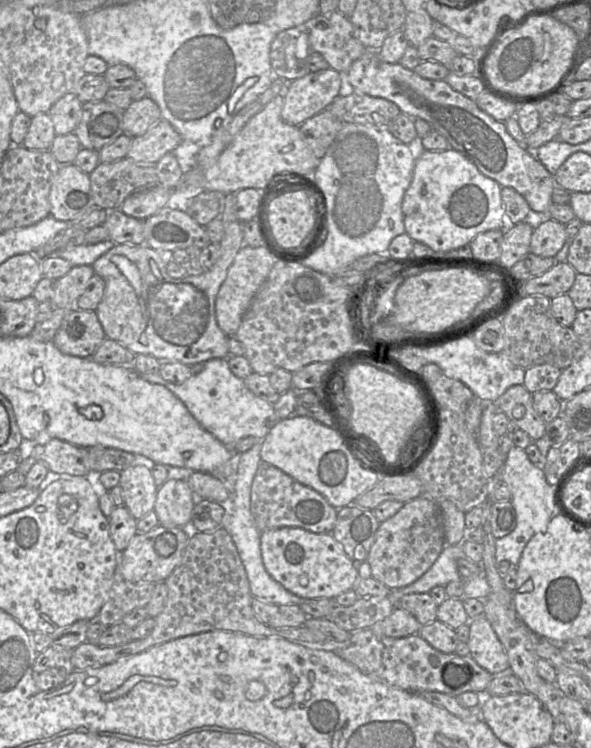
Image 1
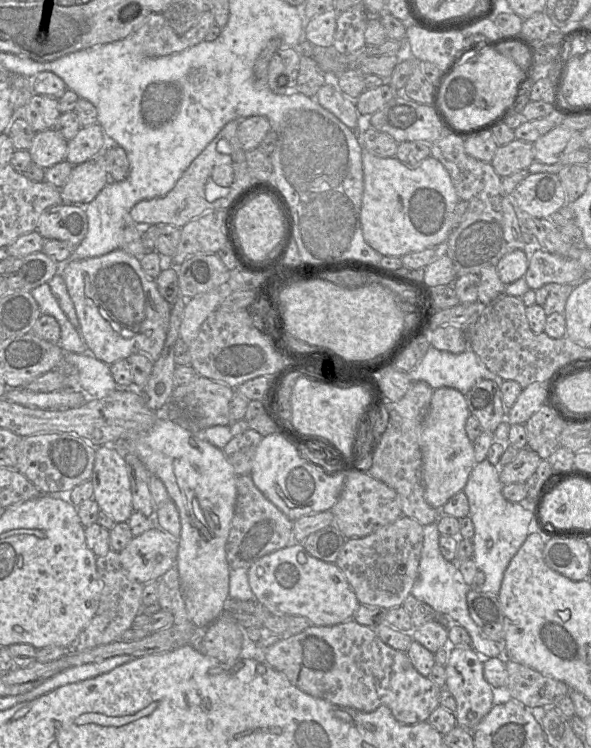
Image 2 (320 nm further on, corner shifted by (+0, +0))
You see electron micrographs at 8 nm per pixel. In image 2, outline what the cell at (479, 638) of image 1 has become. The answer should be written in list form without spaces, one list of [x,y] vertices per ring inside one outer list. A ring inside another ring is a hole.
[[[455,647],[445,664],[446,682],[443,688],[446,688],[456,701],[456,725],[469,731],[474,731],[494,705],[493,687],[484,678],[484,659],[473,648]]]

